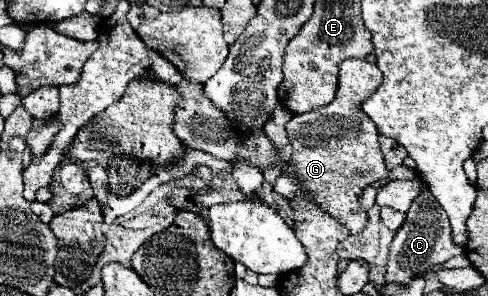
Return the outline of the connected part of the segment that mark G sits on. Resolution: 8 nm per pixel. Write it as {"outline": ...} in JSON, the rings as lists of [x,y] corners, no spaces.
{"outline":[[[349,58],[349,60],[341,62],[341,66],[339,66],[339,84],[337,84],[335,100],[327,106],[321,106],[321,108],[313,110],[313,112],[293,114],[293,118],[285,126],[289,144],[293,146],[293,156],[291,156],[285,172],[281,172],[277,176],[273,190],[283,194],[285,198],[301,196],[309,202],[315,202],[321,210],[325,210],[337,222],[341,222],[349,232],[361,232],[365,228],[367,216],[365,216],[365,210],[361,210],[359,204],[357,204],[357,198],[363,192],[363,188],[367,188],[369,184],[387,177],[392,180],[413,180],[418,175],[415,170],[404,165],[396,167],[392,174],[387,172],[385,162],[383,162],[383,154],[381,154],[381,148],[379,148],[379,140],[377,140],[377,136],[379,136],[377,126],[373,124],[373,120],[361,108],[363,100],[369,98],[369,94],[373,94],[373,90],[377,90],[377,86],[381,86],[381,80],[383,80],[383,74],[375,64],[371,64],[367,60],[351,60]]]}

